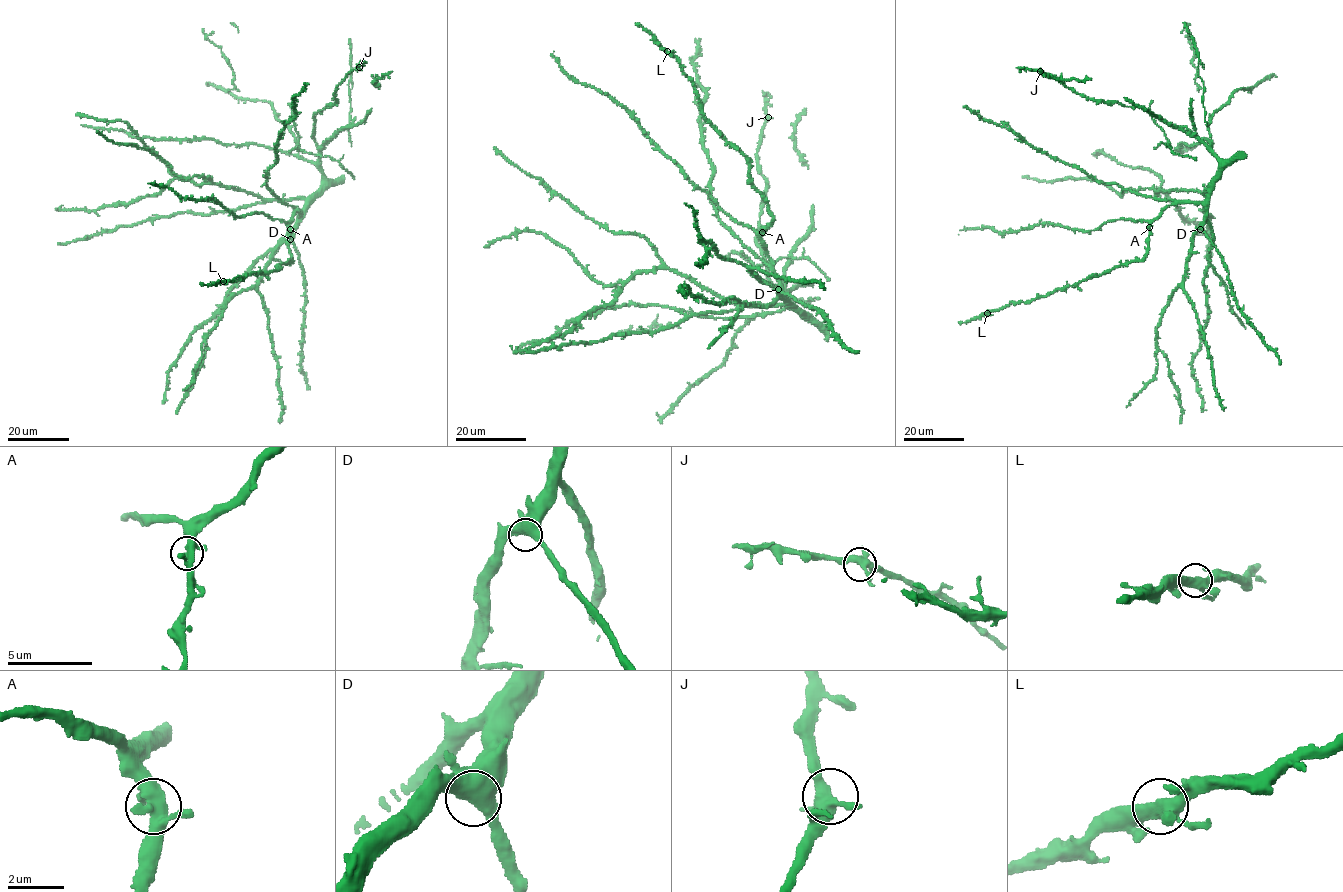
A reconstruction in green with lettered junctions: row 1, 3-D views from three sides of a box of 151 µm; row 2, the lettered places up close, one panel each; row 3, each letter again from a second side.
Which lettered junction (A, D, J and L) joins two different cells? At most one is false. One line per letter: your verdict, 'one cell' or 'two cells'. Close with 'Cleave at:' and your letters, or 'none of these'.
A: one cell
D: one cell
J: one cell
L: one cell
Cleave at: none of these

